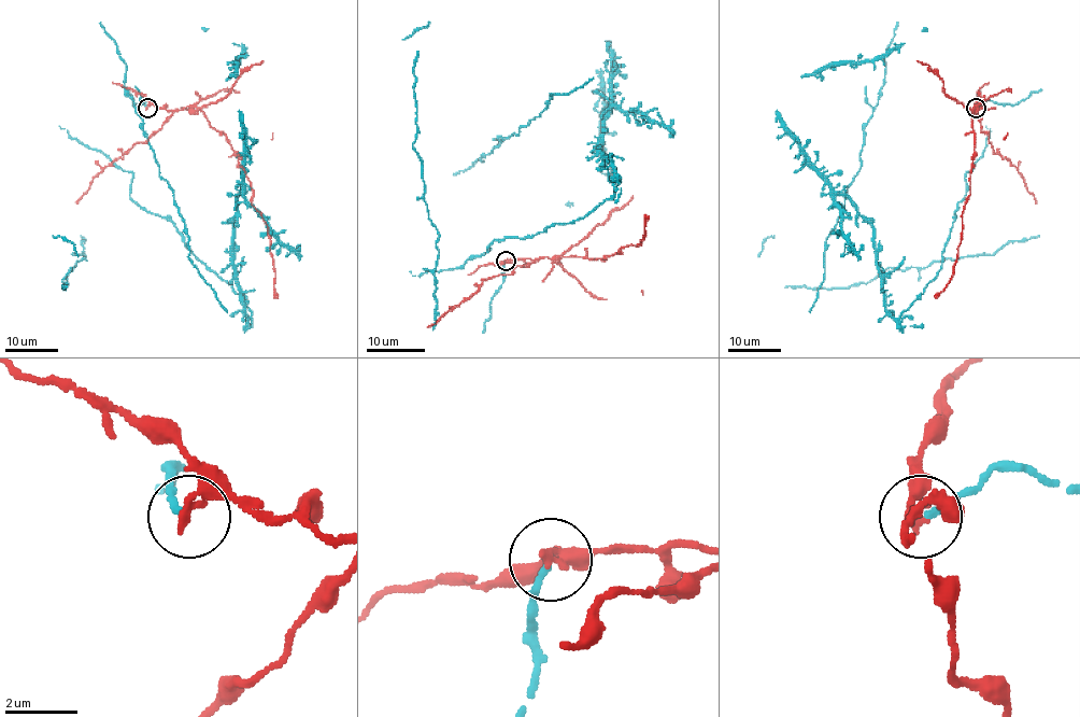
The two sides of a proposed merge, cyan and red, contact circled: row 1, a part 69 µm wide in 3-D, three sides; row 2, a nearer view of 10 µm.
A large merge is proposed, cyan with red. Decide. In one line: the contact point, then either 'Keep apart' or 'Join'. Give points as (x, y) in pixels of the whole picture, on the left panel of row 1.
Place: (147, 108). Keep apart

